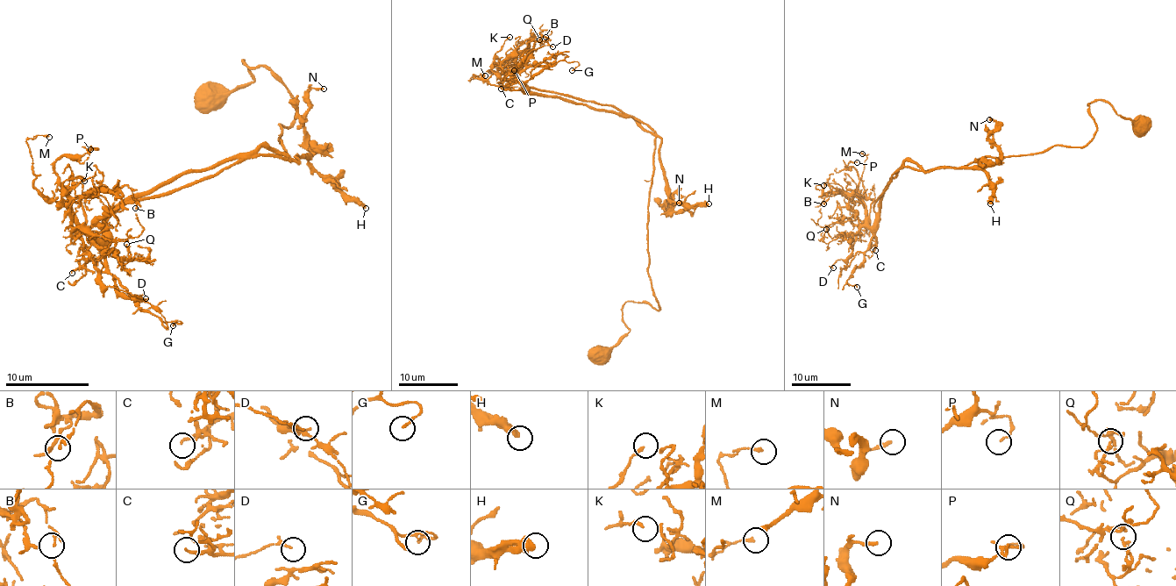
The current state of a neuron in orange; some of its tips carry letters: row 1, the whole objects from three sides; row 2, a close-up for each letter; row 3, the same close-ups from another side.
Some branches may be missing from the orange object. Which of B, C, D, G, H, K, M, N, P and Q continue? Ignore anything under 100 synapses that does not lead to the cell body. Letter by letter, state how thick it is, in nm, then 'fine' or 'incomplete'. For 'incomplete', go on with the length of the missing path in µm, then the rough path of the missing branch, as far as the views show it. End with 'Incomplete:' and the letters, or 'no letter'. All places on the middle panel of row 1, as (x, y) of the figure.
B: 100 nm thick; fine
C: 160 nm thick; fine
D: 100 nm thick; fine
G: 160 nm thick; fine
H: 440 nm thick; fine
K: 130 nm thick; fine
M: 170 nm thick; fine
N: 200 nm thick; fine
P: 100 nm thick; fine
Q: 120 nm thick; fine
Incomplete: no letter

